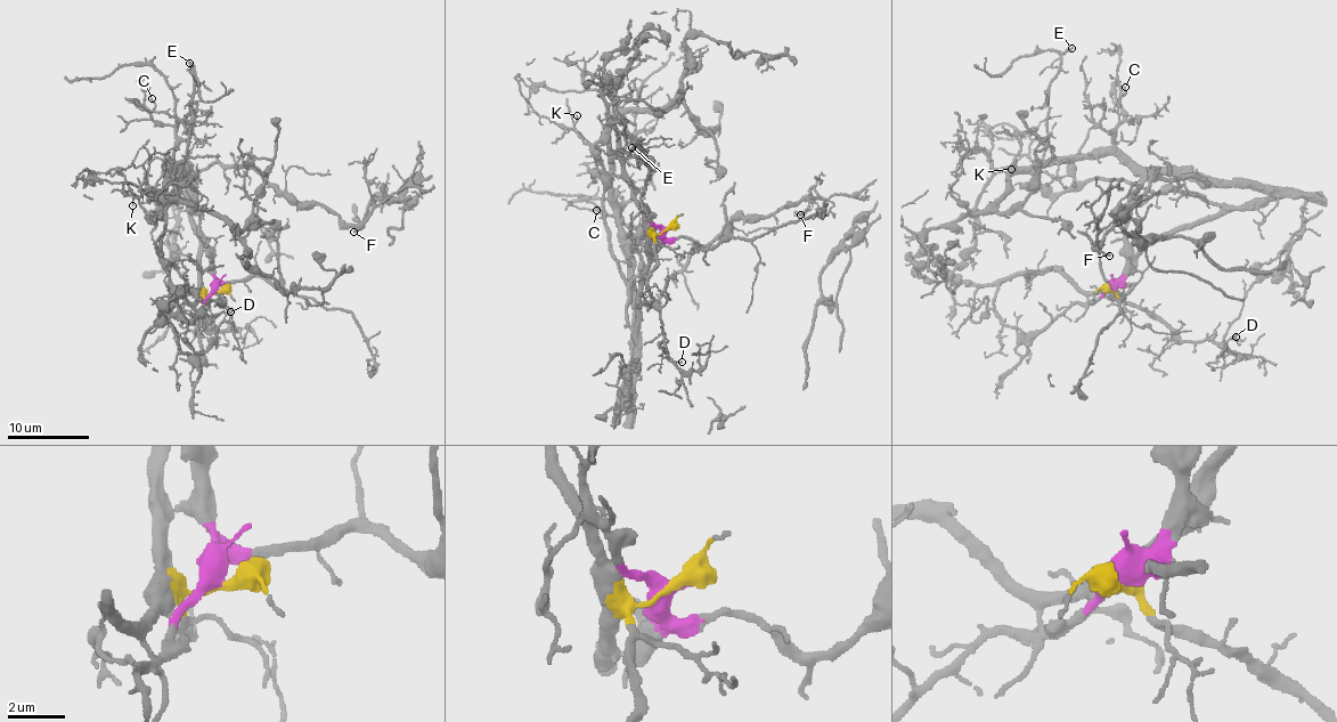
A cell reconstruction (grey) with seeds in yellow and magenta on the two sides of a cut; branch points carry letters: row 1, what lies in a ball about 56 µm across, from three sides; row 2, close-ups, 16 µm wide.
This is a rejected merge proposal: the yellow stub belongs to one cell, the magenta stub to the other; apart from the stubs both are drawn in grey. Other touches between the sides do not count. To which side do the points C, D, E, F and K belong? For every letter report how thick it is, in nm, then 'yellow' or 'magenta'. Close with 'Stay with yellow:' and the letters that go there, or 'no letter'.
C: calibre 130 nm; magenta
D: calibre 120 nm; yellow
E: calibre 240 nm; magenta
F: calibre 150 nm; magenta
K: calibre 110 nm; yellow
Stay with yellow: D, K

